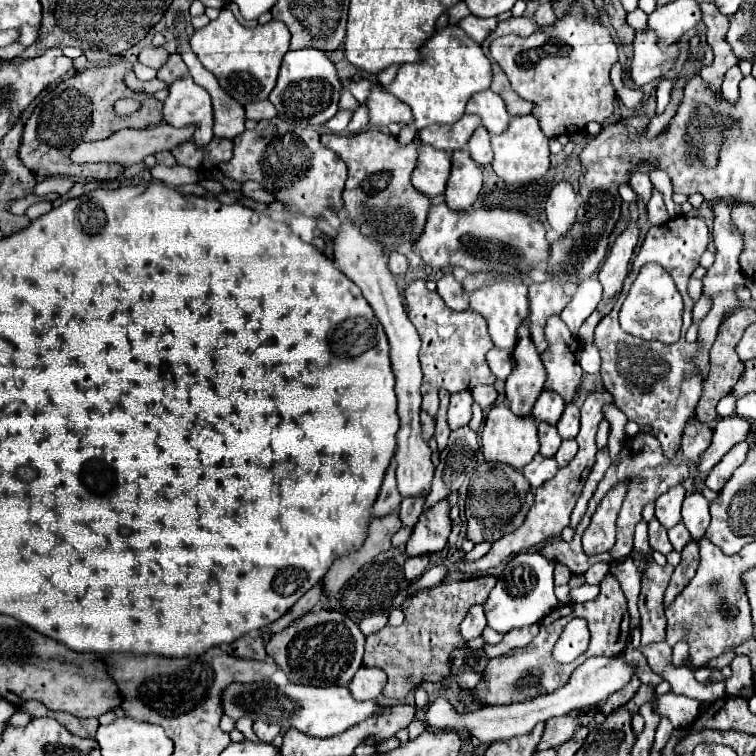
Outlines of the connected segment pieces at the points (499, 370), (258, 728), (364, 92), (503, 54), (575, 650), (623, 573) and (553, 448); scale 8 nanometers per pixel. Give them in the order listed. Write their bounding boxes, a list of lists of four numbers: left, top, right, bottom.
[[487,348,513,380],[253,720,279,742],[341,79,372,105],[491,4,617,138],[553,618,589,664],[610,564,641,649],[537,422,561,456]]

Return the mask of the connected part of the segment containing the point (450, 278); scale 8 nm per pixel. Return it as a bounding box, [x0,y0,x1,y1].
[437,274,469,310]

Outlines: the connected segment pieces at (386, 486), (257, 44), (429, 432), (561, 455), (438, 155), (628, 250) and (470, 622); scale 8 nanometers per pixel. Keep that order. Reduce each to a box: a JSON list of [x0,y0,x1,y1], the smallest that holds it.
[[373,459,401,518],[191,8,289,104],[421,412,435,442],[555,440,577,466],[411,144,451,198],[579,222,639,344],[459,606,485,640]]

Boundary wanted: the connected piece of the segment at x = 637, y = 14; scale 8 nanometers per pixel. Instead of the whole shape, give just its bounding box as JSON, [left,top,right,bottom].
[627,8,647,30]

